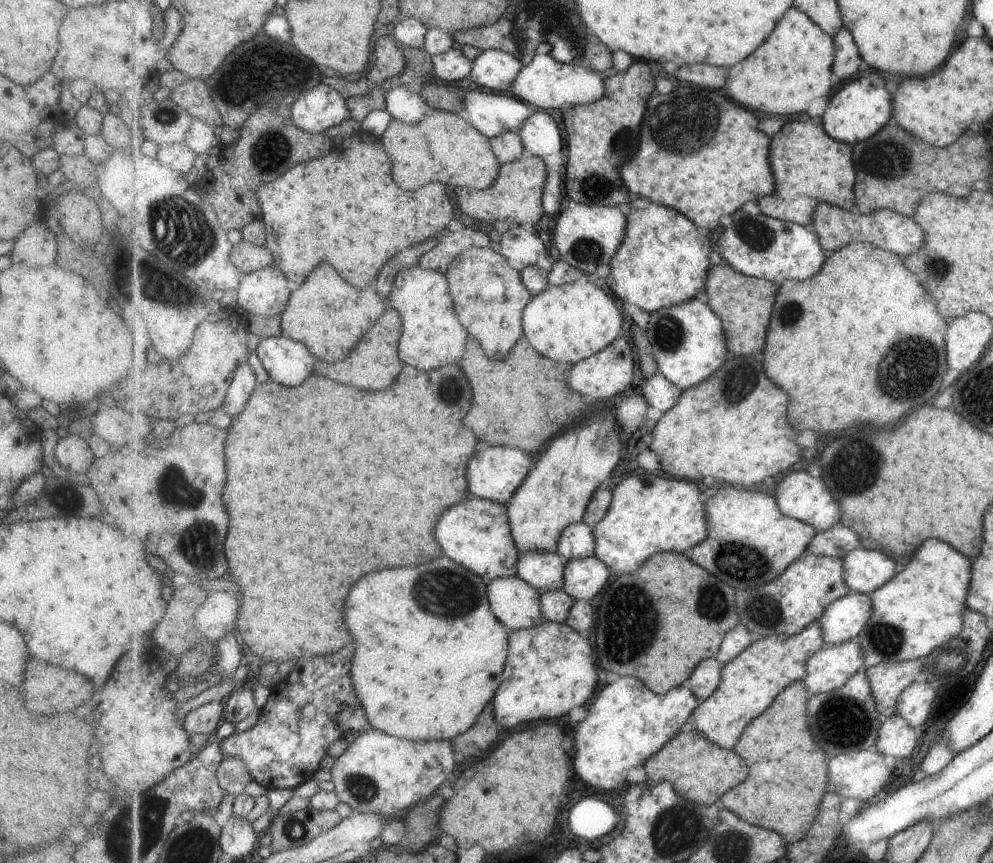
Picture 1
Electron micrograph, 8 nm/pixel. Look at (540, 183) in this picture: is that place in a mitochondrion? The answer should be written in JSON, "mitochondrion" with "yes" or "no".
{"mitochondrion":"no"}

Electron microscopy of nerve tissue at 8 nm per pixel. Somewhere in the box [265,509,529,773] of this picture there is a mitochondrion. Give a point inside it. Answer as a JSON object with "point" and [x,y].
{"point":[454,590]}

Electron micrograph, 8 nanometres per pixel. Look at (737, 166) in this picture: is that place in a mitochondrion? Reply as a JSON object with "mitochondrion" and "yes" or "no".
{"mitochondrion":"no"}

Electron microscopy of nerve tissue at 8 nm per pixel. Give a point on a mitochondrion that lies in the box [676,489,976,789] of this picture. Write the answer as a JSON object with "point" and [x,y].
{"point":[842,721]}

